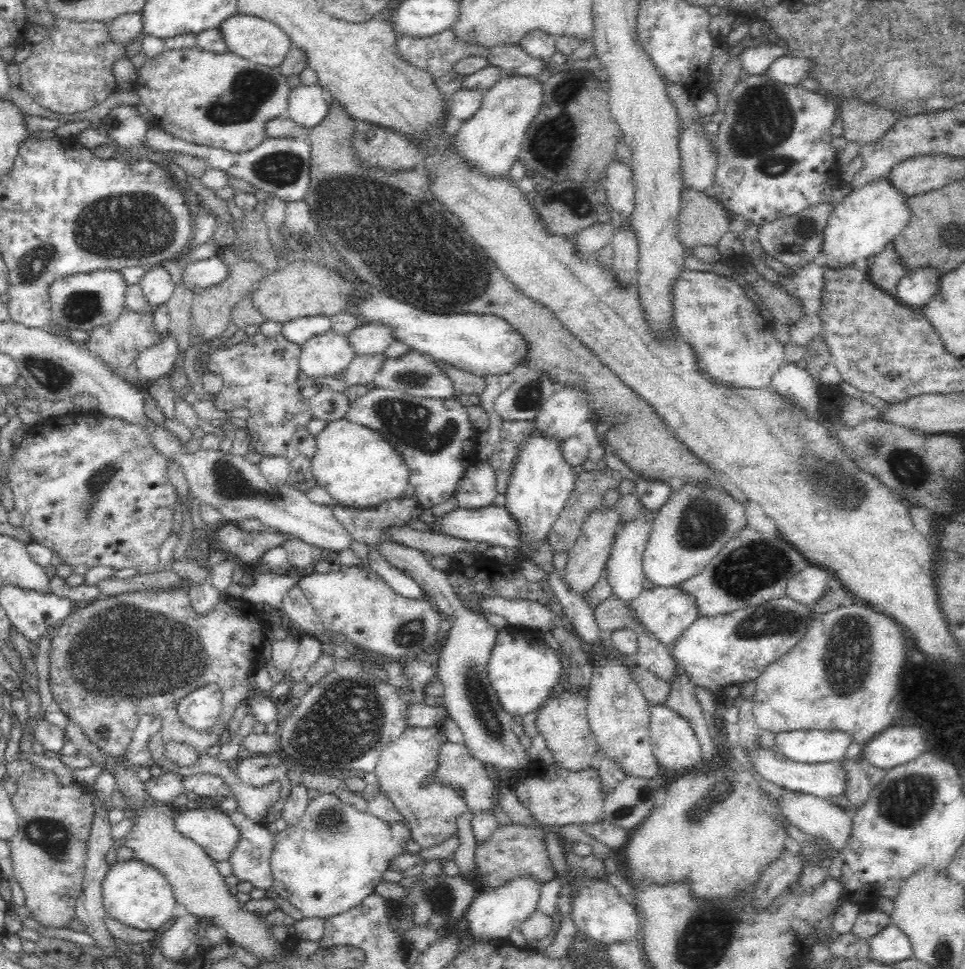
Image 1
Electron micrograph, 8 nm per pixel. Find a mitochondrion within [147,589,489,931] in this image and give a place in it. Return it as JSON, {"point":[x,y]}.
{"point":[346,722]}

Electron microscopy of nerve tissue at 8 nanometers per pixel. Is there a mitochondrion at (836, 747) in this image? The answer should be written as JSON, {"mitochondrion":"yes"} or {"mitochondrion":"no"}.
{"mitochondrion":"no"}

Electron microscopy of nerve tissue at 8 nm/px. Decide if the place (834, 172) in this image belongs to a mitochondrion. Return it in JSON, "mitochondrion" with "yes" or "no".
{"mitochondrion":"no"}

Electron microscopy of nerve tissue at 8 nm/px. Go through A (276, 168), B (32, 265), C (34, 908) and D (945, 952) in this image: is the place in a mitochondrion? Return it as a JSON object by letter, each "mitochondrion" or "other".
{"A":"mitochondrion","B":"mitochondrion","C":"other","D":"mitochondrion"}

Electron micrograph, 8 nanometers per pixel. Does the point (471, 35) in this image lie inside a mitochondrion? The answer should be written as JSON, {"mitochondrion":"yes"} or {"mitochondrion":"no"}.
{"mitochondrion":"yes"}

